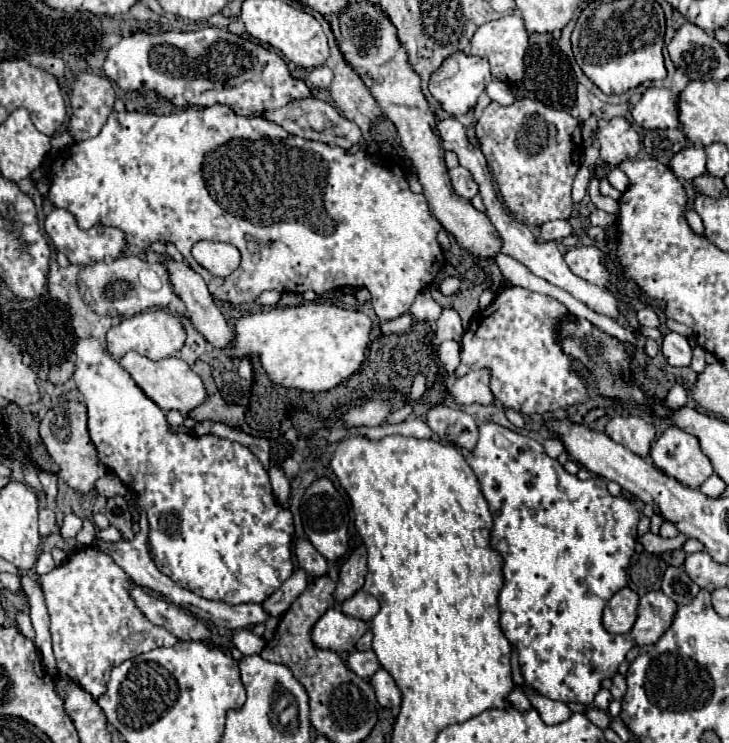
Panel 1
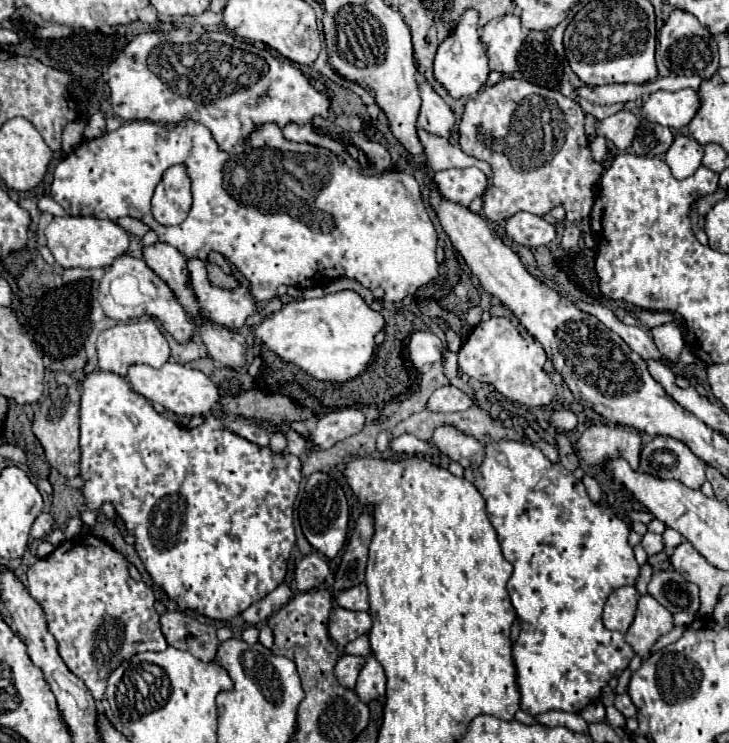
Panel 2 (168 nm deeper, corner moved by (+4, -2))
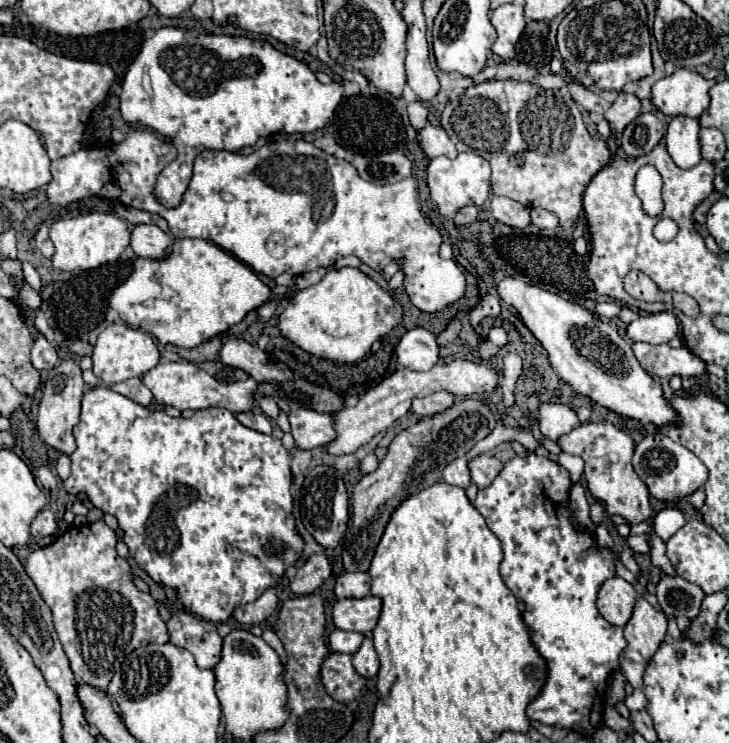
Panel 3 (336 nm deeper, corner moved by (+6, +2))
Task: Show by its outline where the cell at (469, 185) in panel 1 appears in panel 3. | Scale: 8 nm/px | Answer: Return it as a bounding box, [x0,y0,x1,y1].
[427,151,491,217]

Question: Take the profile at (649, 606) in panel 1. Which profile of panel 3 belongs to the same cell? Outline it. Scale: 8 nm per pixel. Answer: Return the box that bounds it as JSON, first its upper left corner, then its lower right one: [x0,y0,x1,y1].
[619,597,667,689]

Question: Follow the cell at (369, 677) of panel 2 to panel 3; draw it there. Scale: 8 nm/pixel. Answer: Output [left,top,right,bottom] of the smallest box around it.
[353,637,379,679]

